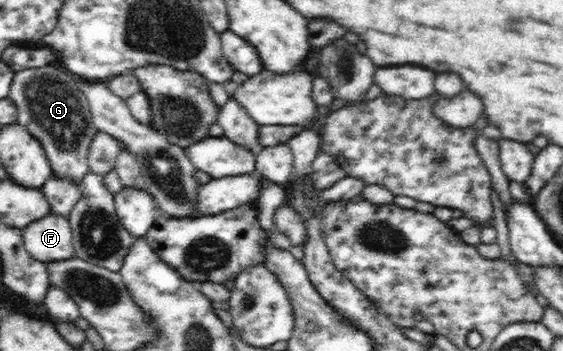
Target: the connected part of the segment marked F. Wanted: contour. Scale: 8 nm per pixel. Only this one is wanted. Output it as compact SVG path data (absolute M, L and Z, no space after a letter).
M50 213L22 229L26 251L35 260L60 261L74 257L74 243L68 217Z

